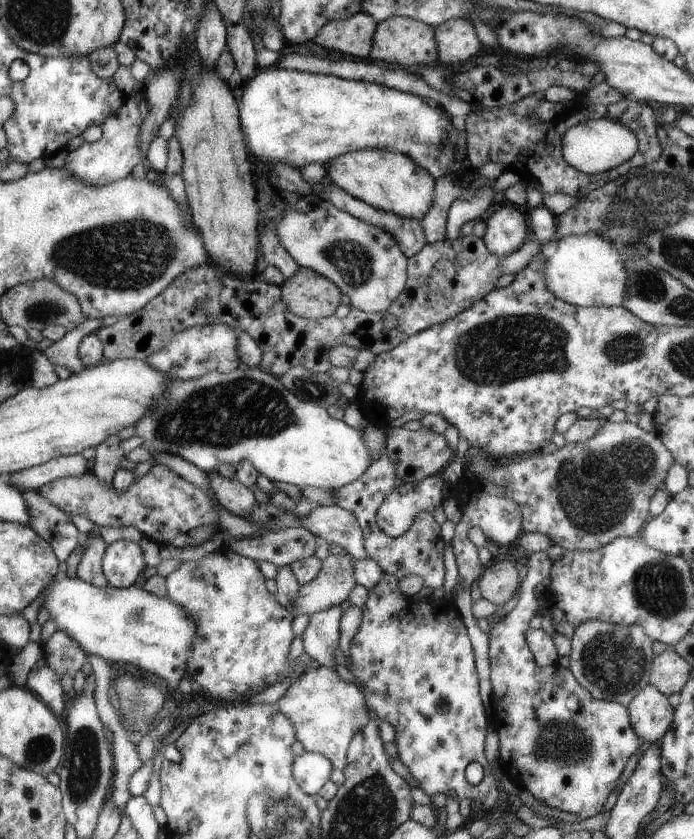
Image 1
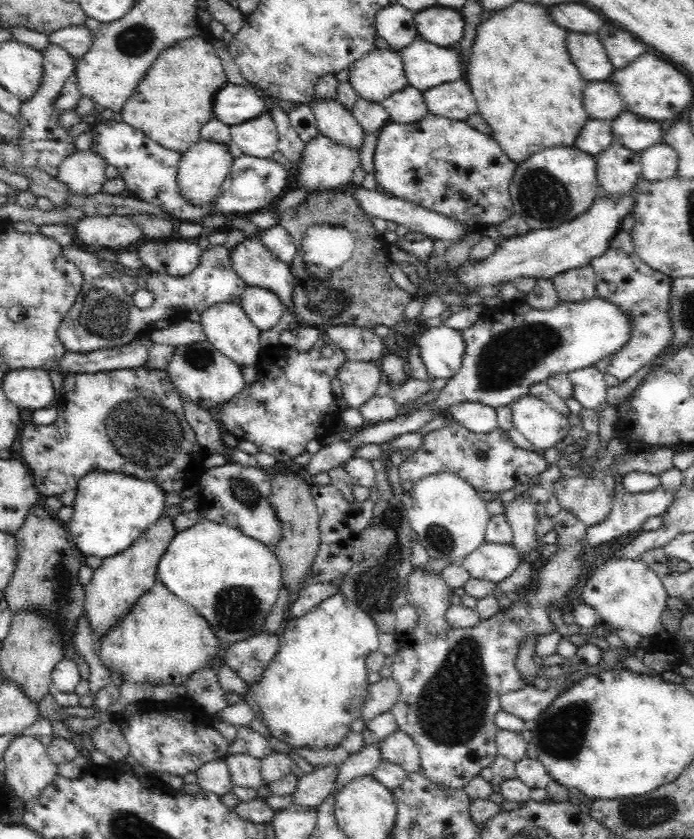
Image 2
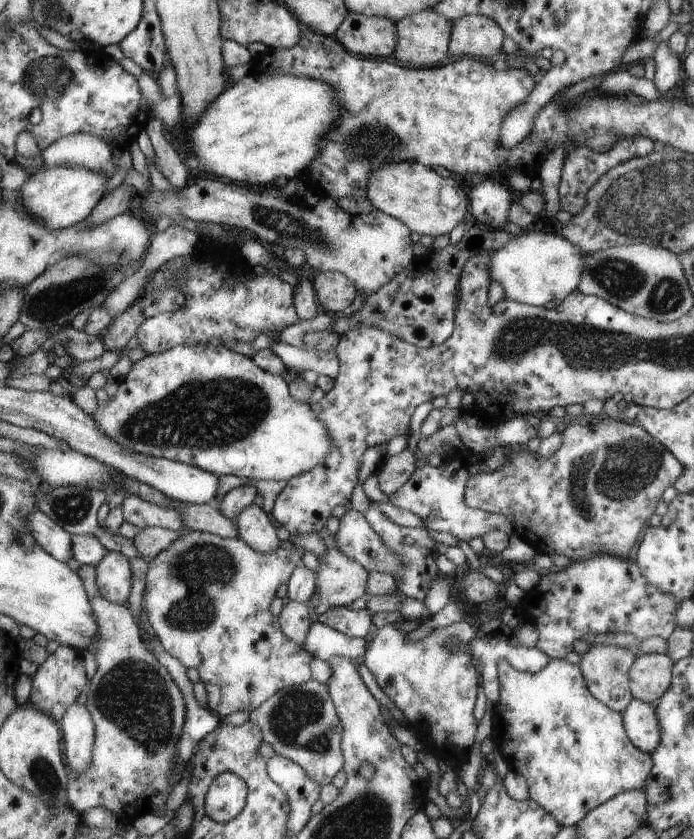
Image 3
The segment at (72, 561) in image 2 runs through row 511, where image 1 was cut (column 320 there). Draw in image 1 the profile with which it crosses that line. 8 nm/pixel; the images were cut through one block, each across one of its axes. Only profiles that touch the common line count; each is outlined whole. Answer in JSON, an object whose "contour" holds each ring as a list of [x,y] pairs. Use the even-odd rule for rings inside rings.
{"contour":[[[365,12],[349,16],[345,20],[327,22],[313,38],[315,44],[351,56],[351,60],[363,60],[373,50],[373,34],[379,22]]]}

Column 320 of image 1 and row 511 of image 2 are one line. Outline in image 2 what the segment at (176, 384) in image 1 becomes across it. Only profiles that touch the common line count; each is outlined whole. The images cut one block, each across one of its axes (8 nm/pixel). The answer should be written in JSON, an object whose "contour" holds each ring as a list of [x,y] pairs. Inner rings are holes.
{"contour":[[[454,472],[424,476],[414,488],[414,496],[408,494],[402,502],[408,508],[412,530],[416,530],[418,542],[426,548],[430,558],[460,564],[470,552],[486,544],[486,528],[490,522],[490,514],[486,512],[488,502],[484,502],[478,490],[462,480],[462,476],[454,476]]]}

